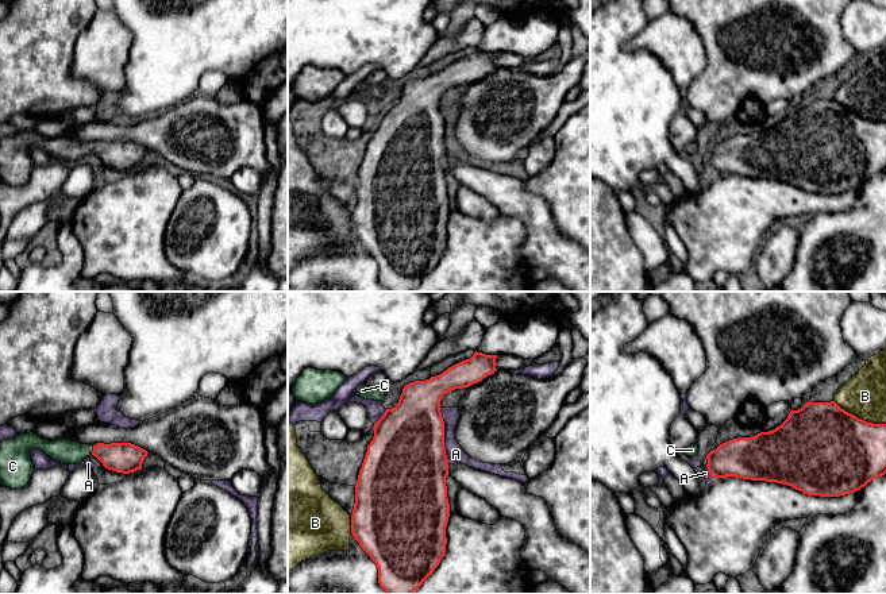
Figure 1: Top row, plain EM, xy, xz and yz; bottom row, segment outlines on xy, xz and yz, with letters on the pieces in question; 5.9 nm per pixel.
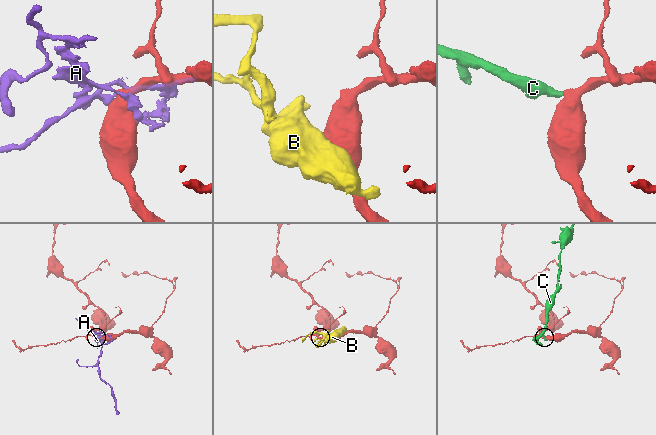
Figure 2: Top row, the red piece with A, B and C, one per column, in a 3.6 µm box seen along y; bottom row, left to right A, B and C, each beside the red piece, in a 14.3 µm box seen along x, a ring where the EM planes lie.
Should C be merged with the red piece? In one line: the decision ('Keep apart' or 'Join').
Join

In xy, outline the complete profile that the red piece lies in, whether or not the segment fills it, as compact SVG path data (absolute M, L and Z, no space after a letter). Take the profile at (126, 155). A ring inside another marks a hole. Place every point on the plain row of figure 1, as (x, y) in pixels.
M35 130L16 132L0 139L0 182L22 186L31 177L35 165L32 147L42 147L55 159L80 162L89 153L96 154L105 166L130 171L142 166L147 148L131 140L81 142L70 136L45 138Z

